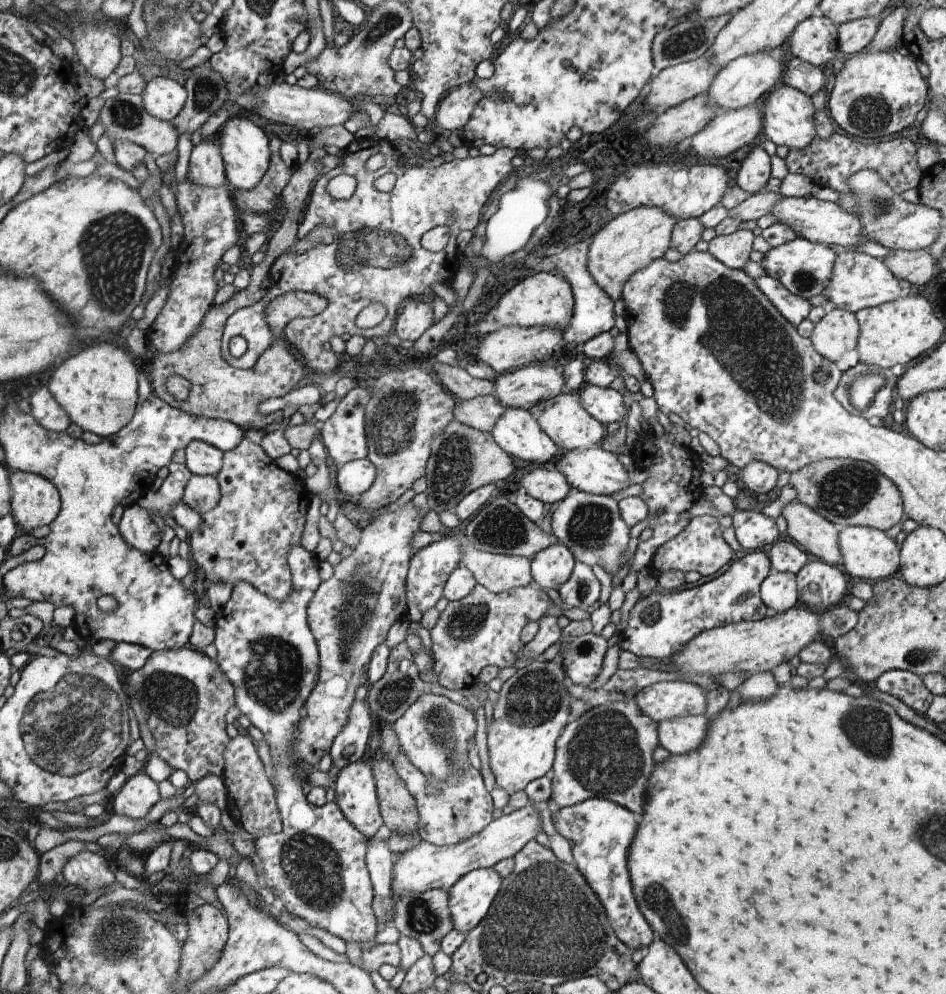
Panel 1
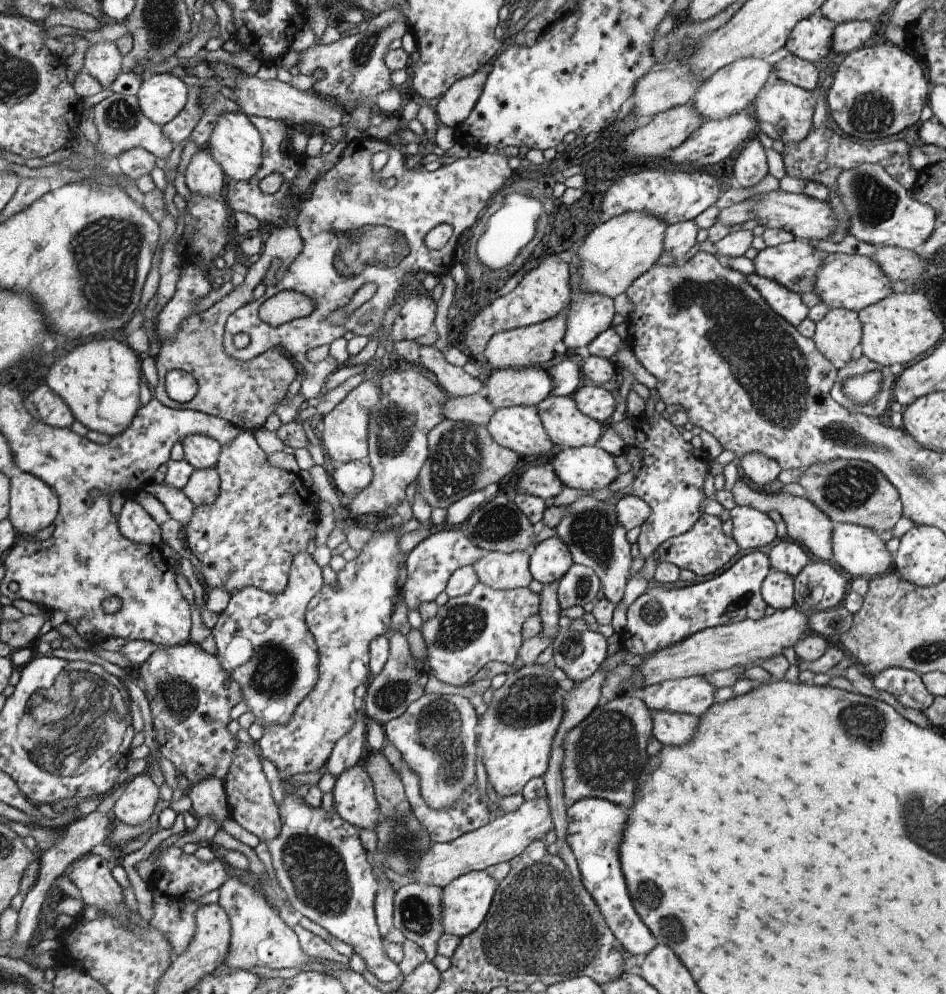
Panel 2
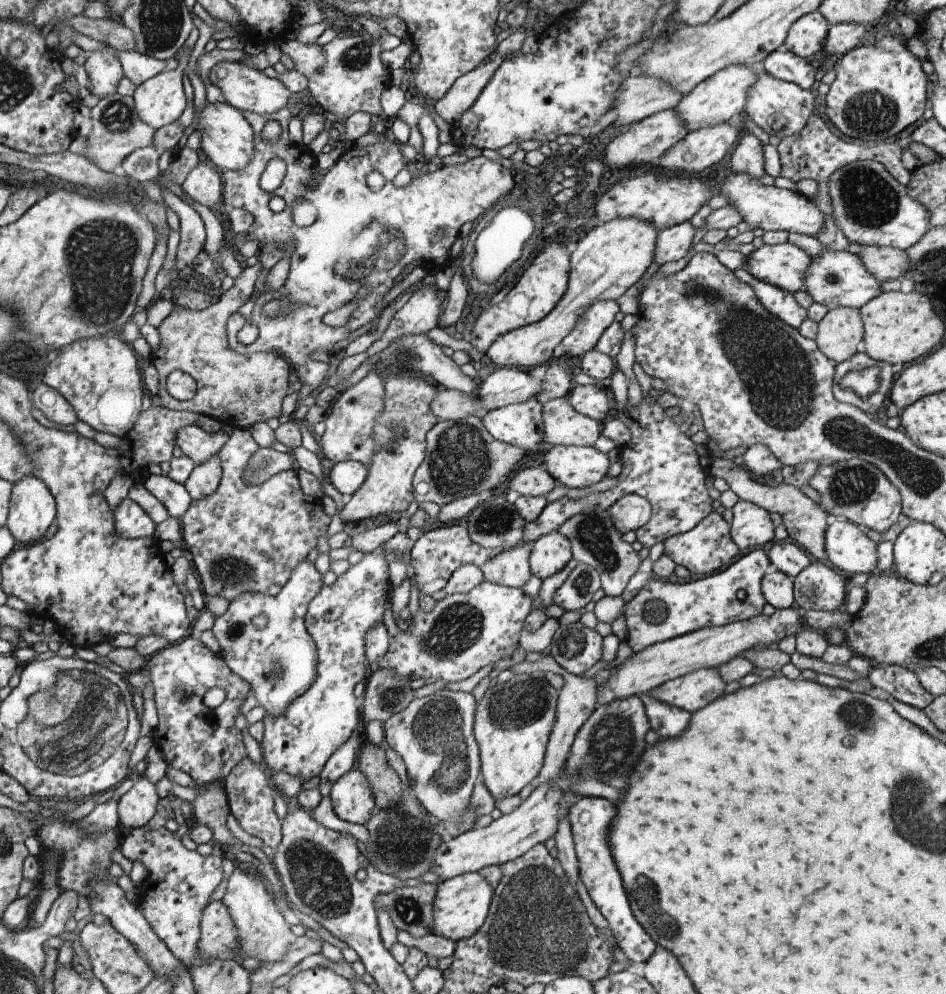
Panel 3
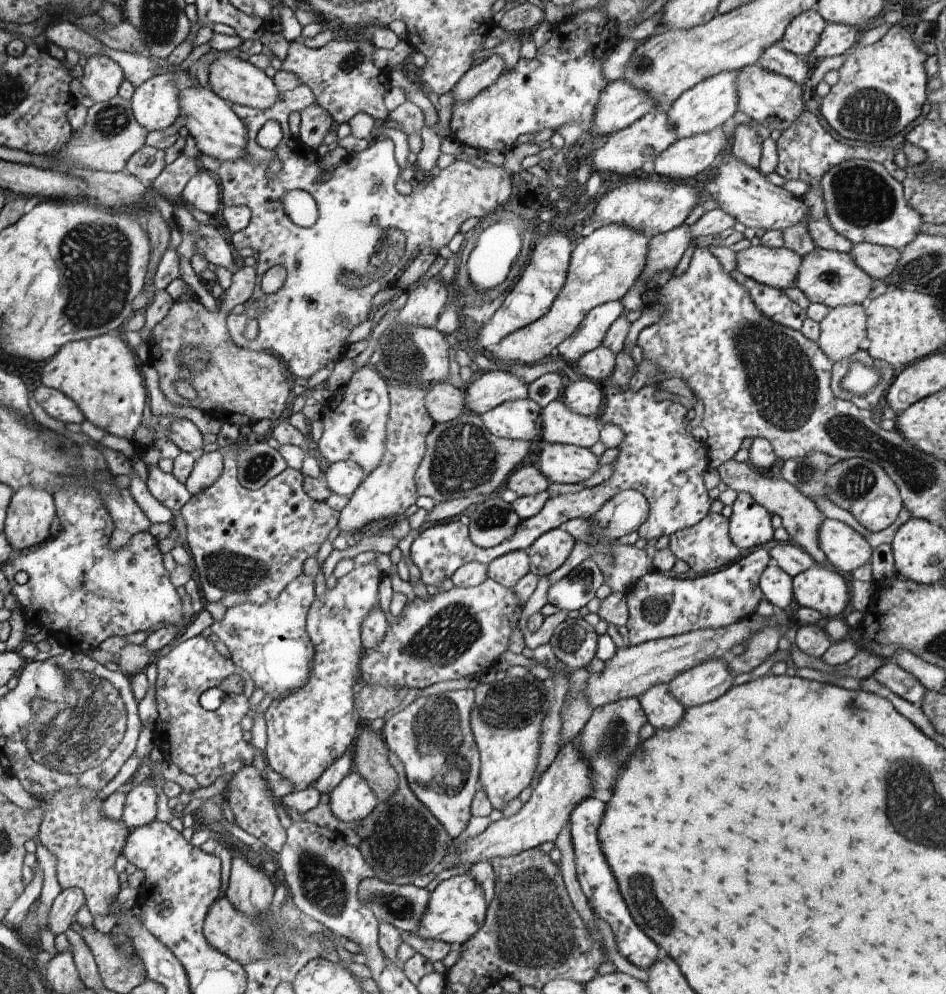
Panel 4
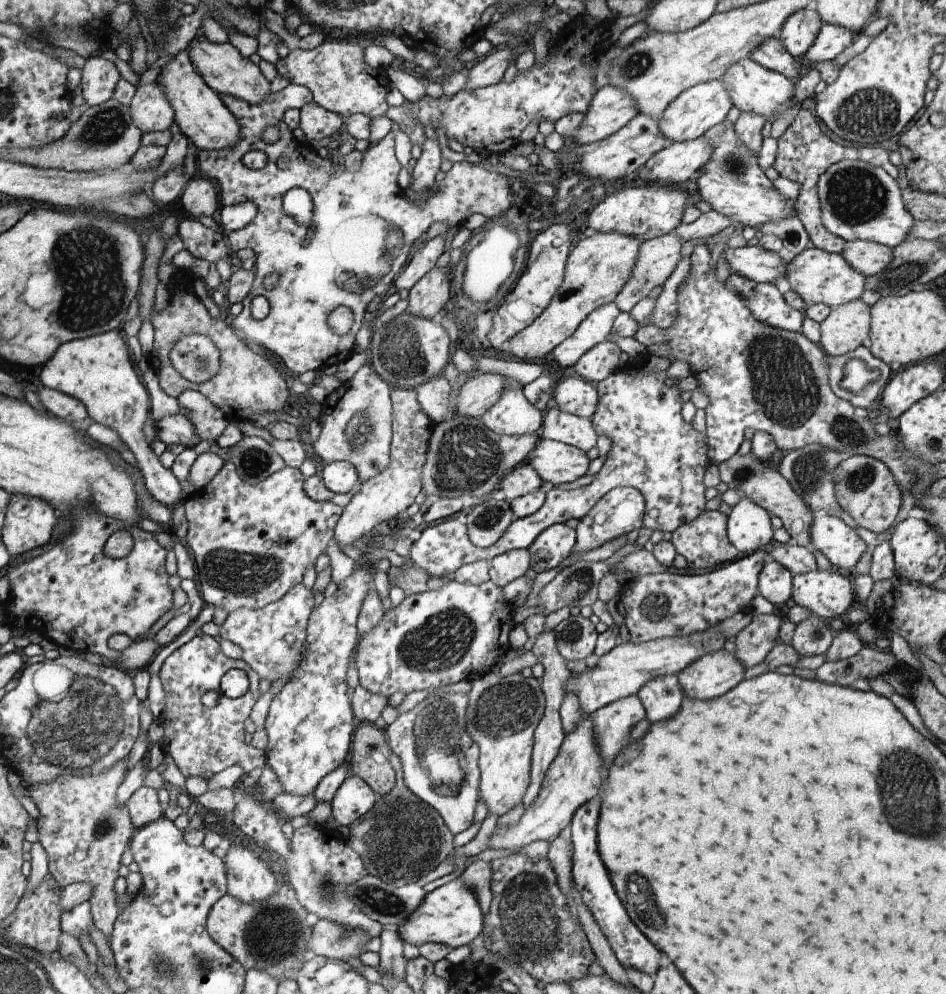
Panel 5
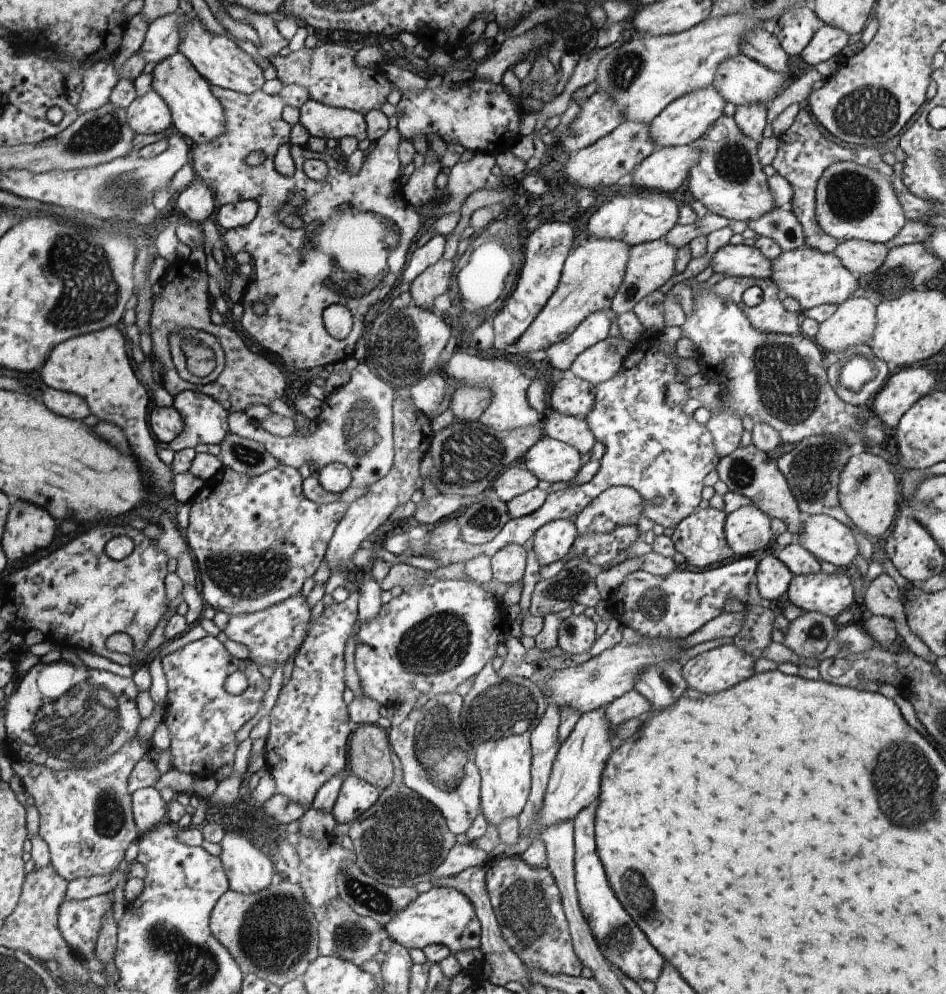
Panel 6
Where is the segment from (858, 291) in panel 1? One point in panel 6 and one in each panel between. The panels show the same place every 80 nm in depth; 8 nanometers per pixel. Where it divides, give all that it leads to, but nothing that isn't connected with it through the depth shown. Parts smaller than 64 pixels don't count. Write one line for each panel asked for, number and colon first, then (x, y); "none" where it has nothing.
2: (845, 281)
3: (836, 279)
4: (828, 277)
5: (818, 276)
6: (811, 277)

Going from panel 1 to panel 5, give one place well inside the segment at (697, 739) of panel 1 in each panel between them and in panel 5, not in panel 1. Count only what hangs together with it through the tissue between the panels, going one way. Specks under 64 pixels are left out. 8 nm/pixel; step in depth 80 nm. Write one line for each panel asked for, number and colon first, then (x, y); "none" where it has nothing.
2: (671, 728)
3: (668, 721)
4: (664, 710)
5: (662, 696)

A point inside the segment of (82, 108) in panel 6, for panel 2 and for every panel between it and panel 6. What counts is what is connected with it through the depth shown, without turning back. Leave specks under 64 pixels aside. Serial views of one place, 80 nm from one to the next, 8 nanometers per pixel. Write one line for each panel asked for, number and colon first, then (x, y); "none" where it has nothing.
2: (103, 60)
3: (103, 68)
4: (101, 77)
5: (99, 78)

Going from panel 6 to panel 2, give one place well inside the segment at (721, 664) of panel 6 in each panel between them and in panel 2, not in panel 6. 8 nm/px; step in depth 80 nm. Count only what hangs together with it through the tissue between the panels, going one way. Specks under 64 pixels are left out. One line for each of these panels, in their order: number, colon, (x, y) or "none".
2: (694, 695)
3: (693, 691)
4: (707, 681)
5: (711, 676)

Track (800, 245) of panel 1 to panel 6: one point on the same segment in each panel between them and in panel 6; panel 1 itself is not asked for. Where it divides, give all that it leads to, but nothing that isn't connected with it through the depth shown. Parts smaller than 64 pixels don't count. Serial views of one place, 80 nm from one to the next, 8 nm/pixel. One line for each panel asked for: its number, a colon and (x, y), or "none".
2: (794, 265)
3: (784, 266)
4: (777, 268)
5: (754, 262)
6: (740, 260)

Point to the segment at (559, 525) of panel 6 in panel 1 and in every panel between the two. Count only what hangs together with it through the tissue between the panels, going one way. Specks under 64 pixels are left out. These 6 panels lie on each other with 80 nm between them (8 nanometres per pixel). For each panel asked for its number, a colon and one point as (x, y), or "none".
1: (550, 568)
2: (551, 559)
3: (549, 554)
4: (550, 552)
5: (552, 546)

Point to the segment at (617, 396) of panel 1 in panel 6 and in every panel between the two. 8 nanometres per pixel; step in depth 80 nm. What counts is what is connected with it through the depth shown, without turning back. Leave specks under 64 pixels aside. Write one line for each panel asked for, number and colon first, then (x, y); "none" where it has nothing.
2: (596, 402)
3: (589, 400)
4: (584, 397)
5: (575, 395)
6: (573, 396)

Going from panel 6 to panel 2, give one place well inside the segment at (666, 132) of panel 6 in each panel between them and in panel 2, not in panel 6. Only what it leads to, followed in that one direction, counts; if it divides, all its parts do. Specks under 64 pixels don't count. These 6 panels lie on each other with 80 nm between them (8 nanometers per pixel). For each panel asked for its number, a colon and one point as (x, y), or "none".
2: (733, 88)
3: (714, 101)
4: (709, 104)
5: (698, 109)

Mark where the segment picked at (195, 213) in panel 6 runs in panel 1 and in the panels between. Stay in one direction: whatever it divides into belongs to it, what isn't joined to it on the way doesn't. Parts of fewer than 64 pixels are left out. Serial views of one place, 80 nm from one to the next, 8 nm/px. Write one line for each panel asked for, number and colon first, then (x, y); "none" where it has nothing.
1: (206, 168)
2: (204, 177)
3: (203, 185)
4: (201, 192)
5: (199, 198)

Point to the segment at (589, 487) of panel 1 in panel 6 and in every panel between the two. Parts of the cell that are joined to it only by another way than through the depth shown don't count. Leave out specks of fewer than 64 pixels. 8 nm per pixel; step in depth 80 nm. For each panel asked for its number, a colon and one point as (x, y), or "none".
2: (589, 467)
3: (574, 466)
4: (568, 464)
5: (557, 462)
6: (552, 460)

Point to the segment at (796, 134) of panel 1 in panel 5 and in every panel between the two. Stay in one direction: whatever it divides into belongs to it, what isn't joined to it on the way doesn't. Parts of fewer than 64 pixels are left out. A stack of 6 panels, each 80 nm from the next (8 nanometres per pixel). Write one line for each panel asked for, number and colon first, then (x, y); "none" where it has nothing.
2: (785, 112)
3: (781, 108)
4: (770, 99)
5: (753, 89)

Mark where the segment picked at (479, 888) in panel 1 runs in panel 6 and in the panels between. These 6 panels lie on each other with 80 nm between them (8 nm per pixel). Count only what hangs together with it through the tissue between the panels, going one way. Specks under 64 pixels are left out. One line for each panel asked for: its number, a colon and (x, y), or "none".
2: (466, 902)
3: (461, 904)
4: (457, 908)
5: (451, 914)
6: (442, 915)

